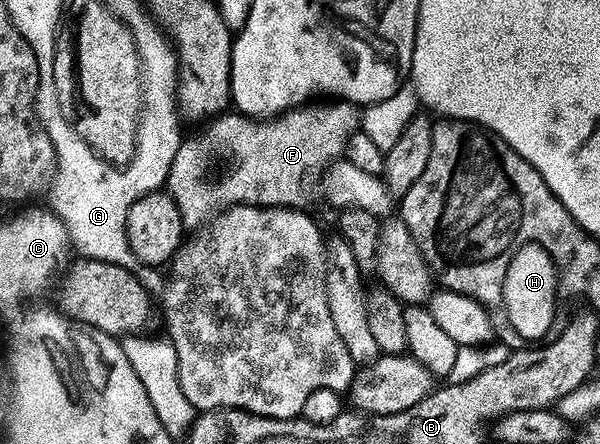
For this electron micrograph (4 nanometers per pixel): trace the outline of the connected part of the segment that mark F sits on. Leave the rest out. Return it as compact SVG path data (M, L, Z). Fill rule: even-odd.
M323 102L320 108L300 106L270 118L255 119L235 110L224 110L208 119L202 132L195 132L180 143L167 175L166 191L175 200L183 219L184 229L195 230L215 219L219 213L235 204L255 204L258 208L310 209L315 199L320 199L323 173L332 160L344 155L347 140L360 131L361 112L354 104ZM211 154L227 158L227 169L220 176L211 173L215 160Z

